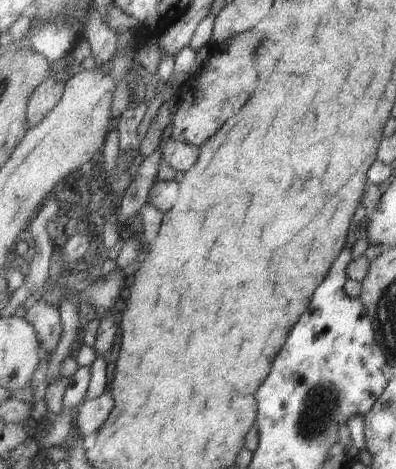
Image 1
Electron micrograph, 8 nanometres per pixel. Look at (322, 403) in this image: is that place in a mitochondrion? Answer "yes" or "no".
yes

